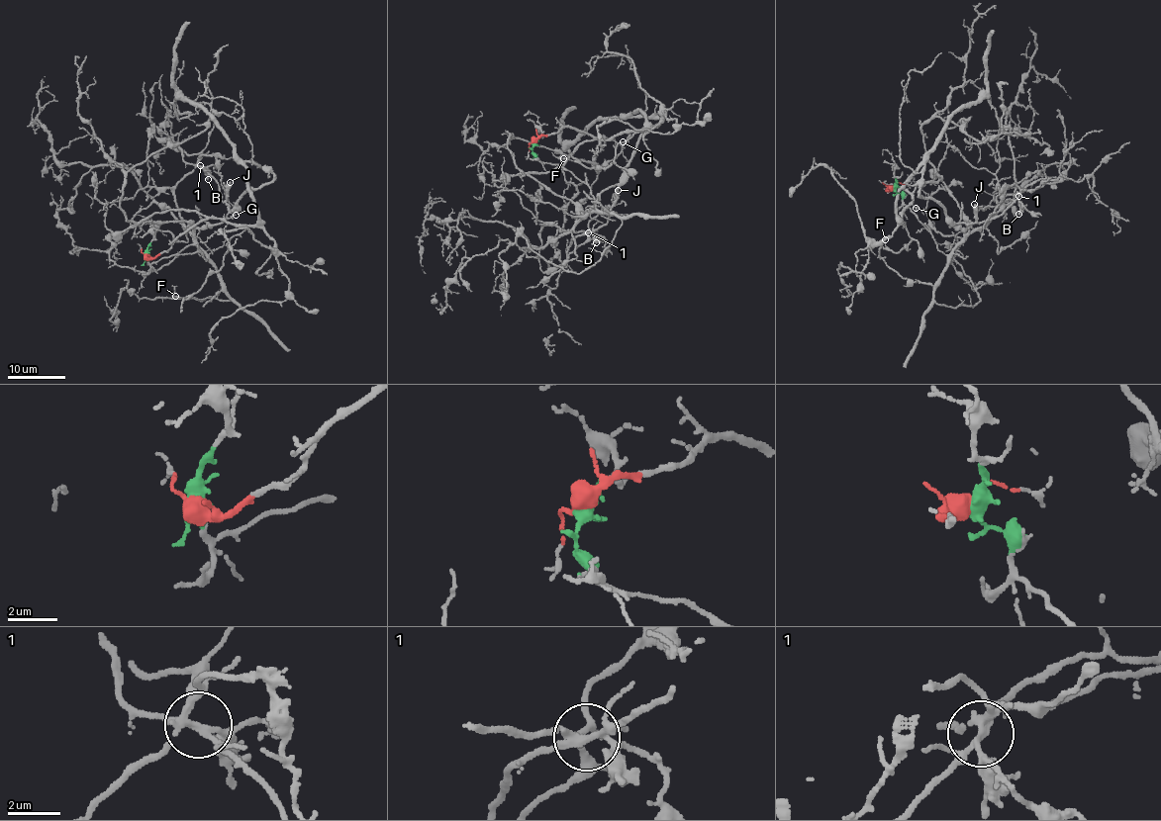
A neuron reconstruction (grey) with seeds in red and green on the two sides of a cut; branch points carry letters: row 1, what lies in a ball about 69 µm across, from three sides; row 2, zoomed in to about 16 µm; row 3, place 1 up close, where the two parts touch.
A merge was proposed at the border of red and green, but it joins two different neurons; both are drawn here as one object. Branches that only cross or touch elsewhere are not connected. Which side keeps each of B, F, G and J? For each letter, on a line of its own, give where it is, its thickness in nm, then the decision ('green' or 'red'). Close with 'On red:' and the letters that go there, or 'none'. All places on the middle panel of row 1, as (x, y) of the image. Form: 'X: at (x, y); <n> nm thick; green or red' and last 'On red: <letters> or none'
B: at (596, 242); 190 nm thick; green
F: at (563, 158); 170 nm thick; red
G: at (623, 141); 150 nm thick; red
J: at (618, 190); 320 nm thick; red
On red: F, G, J

